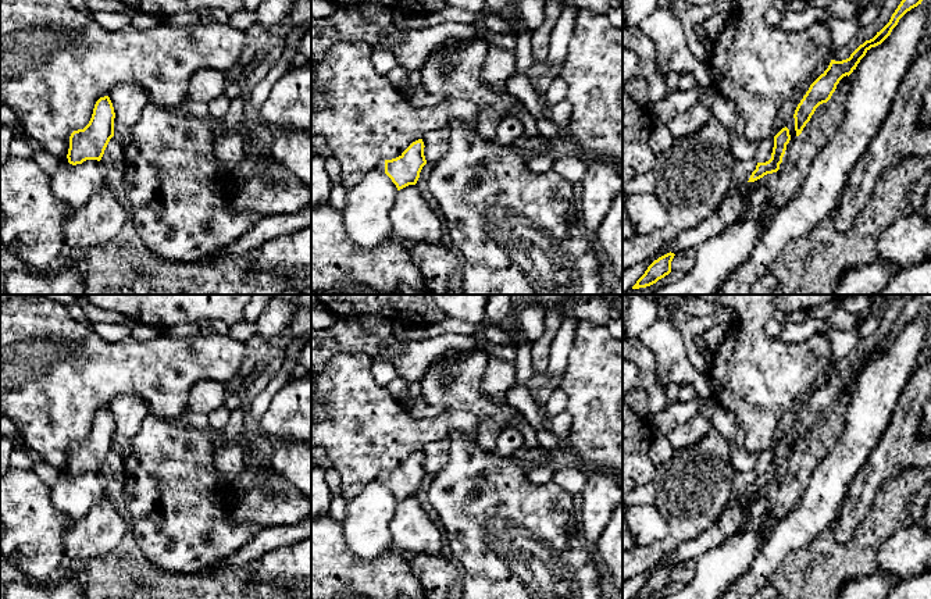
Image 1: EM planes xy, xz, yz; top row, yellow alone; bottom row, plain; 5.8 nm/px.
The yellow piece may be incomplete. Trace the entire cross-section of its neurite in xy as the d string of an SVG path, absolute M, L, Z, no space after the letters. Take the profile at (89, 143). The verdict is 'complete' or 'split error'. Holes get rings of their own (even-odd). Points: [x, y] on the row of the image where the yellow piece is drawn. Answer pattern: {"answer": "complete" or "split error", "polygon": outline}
{"answer": "complete", "polygon": "M108 96L100 97L93 108L92 118L83 129L69 136L68 163L82 164L86 160L100 161L114 136L114 107Z"}

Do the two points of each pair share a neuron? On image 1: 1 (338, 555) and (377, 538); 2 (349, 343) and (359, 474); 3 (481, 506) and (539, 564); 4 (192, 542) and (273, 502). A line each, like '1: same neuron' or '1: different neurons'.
1: different neurons
2: different neurons
3: same neuron
4: different neurons

